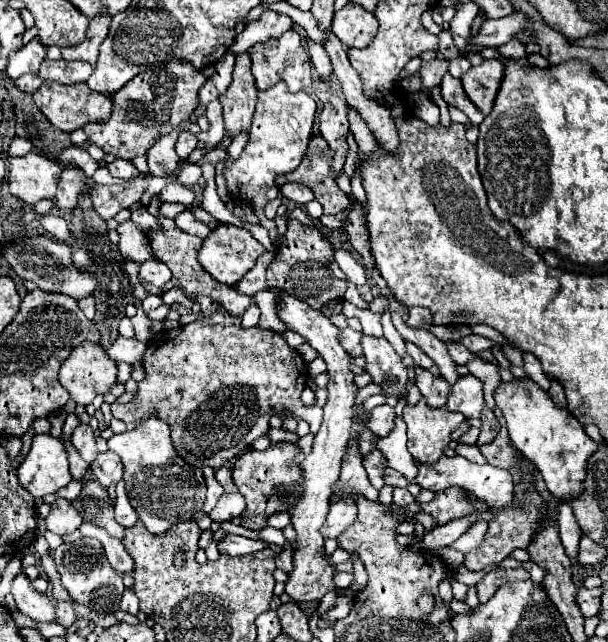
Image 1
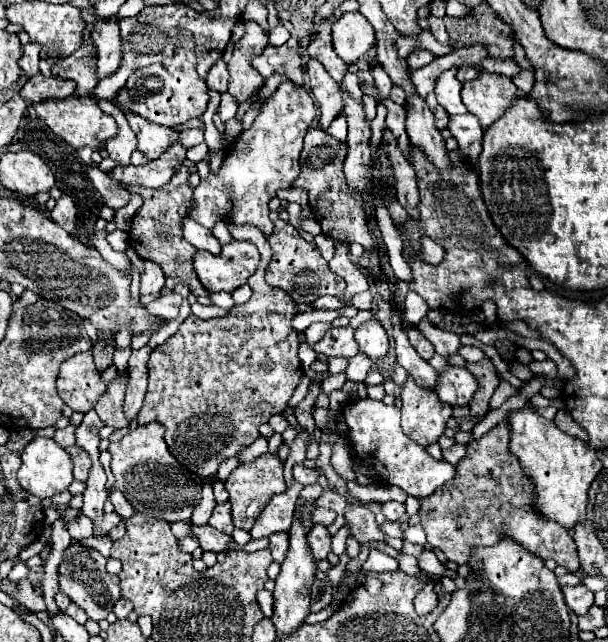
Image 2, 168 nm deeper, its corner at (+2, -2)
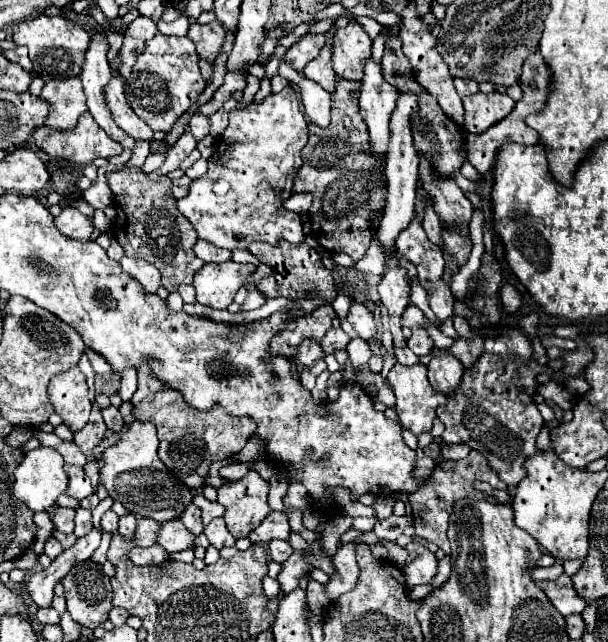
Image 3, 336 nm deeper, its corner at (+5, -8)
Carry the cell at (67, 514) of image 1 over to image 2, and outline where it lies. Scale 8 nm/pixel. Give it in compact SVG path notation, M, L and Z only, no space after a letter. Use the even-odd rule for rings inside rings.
M84 514L76 516L70 524L68 524L68 532L74 540L82 540L82 538L90 538L92 536L92 520Z

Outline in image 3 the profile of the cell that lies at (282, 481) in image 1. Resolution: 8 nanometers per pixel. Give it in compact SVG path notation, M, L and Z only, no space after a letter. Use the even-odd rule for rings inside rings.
M249 470L241 480L227 482L217 492L217 500L227 508L223 520L233 538L245 538L271 512L267 504L269 482L255 470Z

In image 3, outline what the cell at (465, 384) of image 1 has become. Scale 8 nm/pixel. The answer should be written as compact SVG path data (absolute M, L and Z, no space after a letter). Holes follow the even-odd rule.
M433 350L433 358L429 362L429 382L433 390L445 396L455 394L457 386L461 386L461 376L463 376L463 366L453 354Z

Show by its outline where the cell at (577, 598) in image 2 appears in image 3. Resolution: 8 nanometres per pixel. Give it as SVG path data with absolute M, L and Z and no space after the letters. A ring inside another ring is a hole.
M561 574L557 580L549 580L549 582L539 582L541 590L545 590L547 598L553 602L553 606L563 614L581 614L583 608L587 606L585 600L581 600L581 596L577 594L577 590L573 588L573 582L567 574Z

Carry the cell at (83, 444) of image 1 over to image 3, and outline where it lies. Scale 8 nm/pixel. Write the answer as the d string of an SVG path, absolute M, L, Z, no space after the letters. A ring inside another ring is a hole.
M65 464L65 470L67 470L67 474L69 474L69 486L67 486L67 494L69 494L69 496L73 496L73 498L77 498L77 500L83 500L83 498L87 498L89 494L93 494L91 480L89 480L89 476L83 472L83 468Z

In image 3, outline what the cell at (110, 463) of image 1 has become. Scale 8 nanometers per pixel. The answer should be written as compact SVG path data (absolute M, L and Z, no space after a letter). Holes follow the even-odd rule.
M125 514L125 516L119 518L119 532L121 532L121 534L125 534L125 536L133 536L135 526L137 526L135 514Z

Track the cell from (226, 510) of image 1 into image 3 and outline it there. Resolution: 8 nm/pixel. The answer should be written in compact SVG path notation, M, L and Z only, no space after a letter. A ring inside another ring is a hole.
M215 518L215 520L211 520L211 522L205 526L203 534L205 534L207 540L211 542L211 546L215 546L217 550L235 544L235 538L229 534L229 530L227 530L223 518Z

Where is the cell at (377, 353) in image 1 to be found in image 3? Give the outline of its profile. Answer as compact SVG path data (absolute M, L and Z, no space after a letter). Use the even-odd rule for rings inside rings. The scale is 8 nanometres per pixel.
M353 302L353 304L351 304L351 310L349 310L349 314L347 314L347 320L353 324L353 328L355 328L355 332L359 334L359 338L363 338L363 340L367 340L367 342L369 342L371 338L375 338L377 330L375 330L373 314L371 314L363 304Z

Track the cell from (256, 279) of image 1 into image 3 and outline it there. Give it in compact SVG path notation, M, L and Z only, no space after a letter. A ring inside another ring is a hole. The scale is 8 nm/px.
M291 86L267 96L261 104L231 110L229 126L219 140L217 152L209 158L207 174L193 180L189 194L177 200L179 212L193 224L199 238L227 250L245 250L255 240L273 246L281 238L291 244L303 242L300 215L285 210L281 202L291 196L305 144L307 120Z

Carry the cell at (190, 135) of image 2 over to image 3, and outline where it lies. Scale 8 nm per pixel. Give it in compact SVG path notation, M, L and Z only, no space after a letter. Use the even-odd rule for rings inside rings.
M193 116L191 118L191 128L189 128L195 136L195 140L203 140L209 134L209 118L201 118L201 116Z

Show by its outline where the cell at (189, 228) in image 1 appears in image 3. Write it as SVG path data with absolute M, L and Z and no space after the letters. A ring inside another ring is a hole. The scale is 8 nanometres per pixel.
M197 240L195 244L195 254L203 260L203 262L225 262L231 258L231 252L229 250L223 250L219 246L213 246L211 242L207 240Z

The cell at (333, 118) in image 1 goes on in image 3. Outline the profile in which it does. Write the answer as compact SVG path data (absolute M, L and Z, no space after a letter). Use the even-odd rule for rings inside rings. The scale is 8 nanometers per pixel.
M329 34L329 42L321 50L321 54L303 68L303 74L305 74L305 78L309 78L309 80L317 82L321 88L325 88L329 94L335 92L335 74L333 74L333 66L331 66L331 34Z

